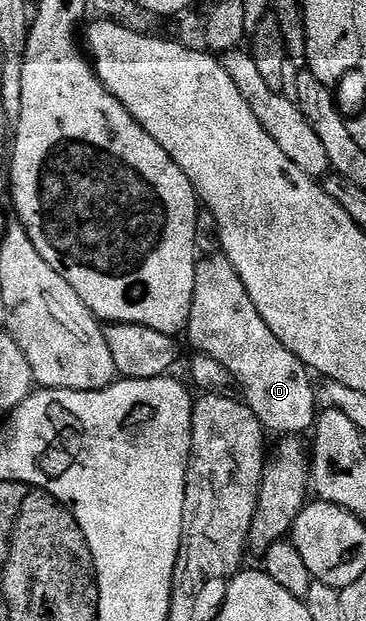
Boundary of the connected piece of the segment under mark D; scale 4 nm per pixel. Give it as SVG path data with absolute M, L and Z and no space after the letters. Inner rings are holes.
M215 255L210 259L203 259L195 266L195 282L193 283L193 303L189 311L189 319L185 330L185 337L188 337L196 346L198 352L209 355L229 375L233 375L237 382L238 392L242 400L257 415L257 419L263 425L264 430L279 435L303 435L303 432L314 430L317 420L317 389L311 380L312 374L307 366L303 365L293 351L289 351L269 331L265 319L253 307L253 299L249 299L249 291L245 291L245 283L237 275L237 271L232 267L226 256Z

